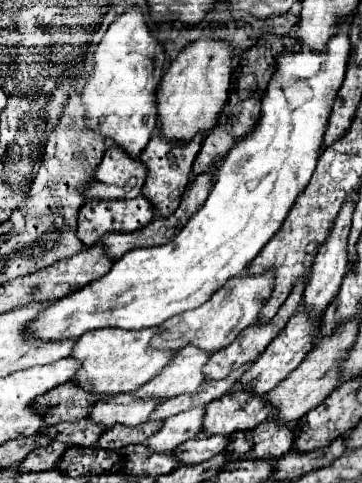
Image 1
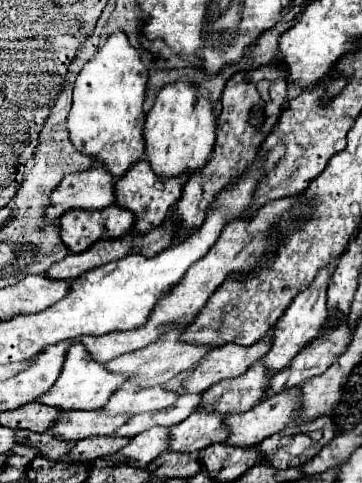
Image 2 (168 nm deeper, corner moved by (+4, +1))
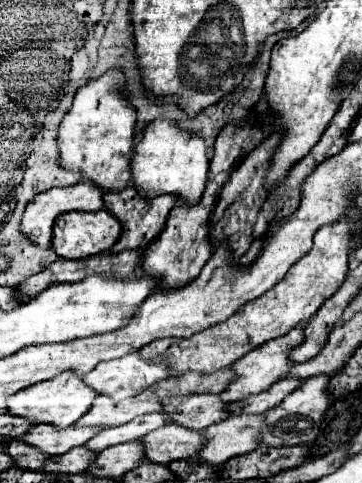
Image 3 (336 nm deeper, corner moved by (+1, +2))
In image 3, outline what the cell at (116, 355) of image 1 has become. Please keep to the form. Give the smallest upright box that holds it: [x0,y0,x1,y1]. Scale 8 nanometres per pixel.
[7,371,99,427]

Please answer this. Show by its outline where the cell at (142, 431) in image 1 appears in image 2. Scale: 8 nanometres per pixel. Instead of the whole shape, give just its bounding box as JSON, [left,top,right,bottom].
[68,436,128,464]

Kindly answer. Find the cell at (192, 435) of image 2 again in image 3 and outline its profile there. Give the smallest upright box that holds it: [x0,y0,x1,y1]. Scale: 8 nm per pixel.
[141,423,205,465]

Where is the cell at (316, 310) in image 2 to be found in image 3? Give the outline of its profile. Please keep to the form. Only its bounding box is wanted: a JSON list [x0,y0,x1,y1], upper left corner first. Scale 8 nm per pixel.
[221,325,303,403]

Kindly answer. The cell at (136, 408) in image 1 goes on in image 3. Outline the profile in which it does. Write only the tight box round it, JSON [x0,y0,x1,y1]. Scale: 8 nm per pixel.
[23,425,101,455]

